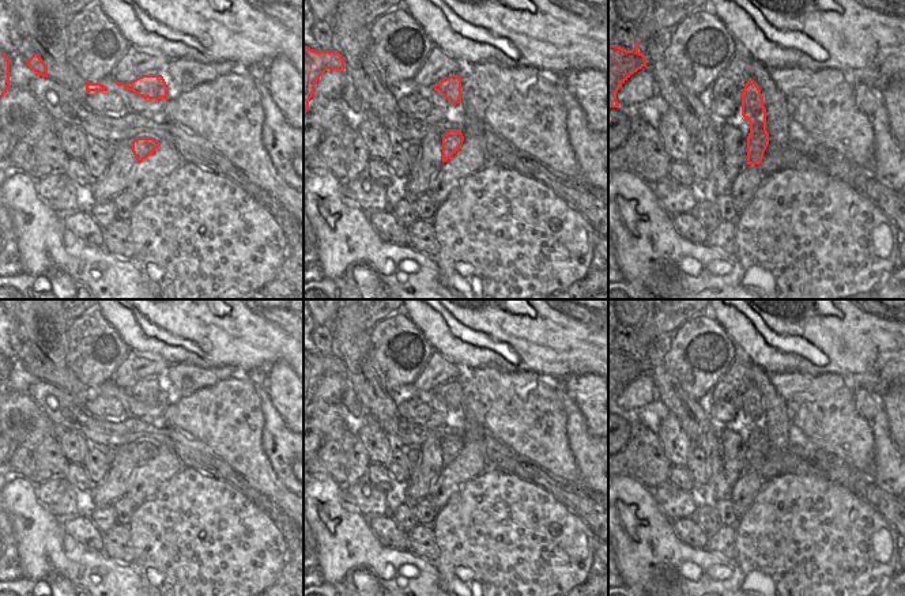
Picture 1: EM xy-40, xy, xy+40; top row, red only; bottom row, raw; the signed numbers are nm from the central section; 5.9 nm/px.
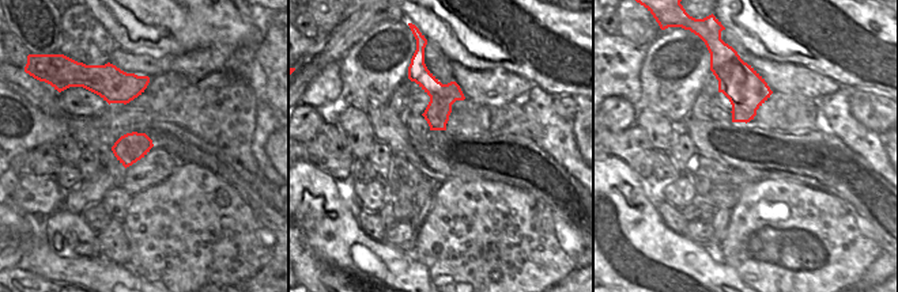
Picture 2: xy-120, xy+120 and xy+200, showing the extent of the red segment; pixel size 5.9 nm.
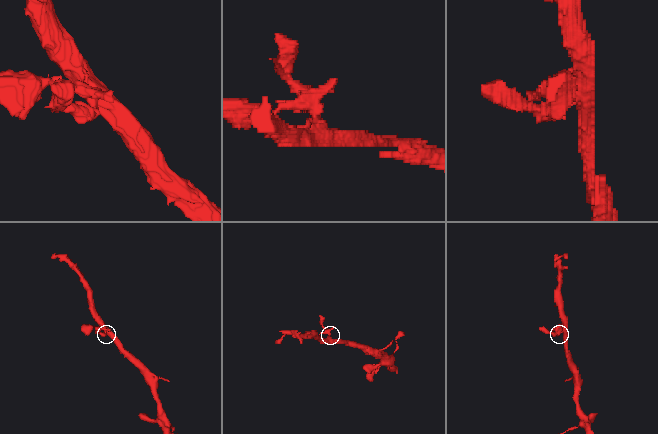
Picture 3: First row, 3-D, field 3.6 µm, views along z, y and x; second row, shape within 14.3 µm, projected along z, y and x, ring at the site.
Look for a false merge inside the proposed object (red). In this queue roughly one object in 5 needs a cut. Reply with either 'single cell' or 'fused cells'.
fused cells

